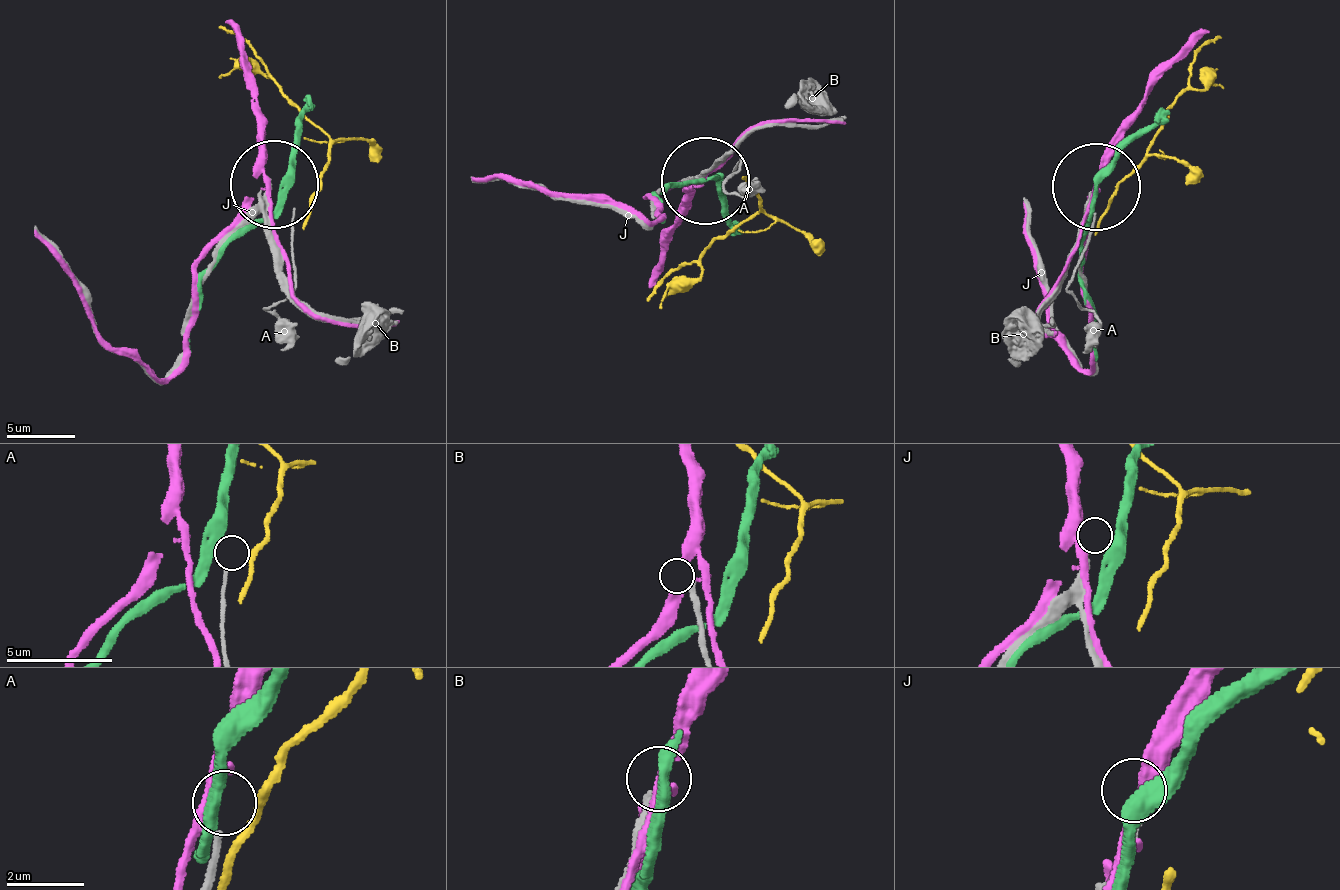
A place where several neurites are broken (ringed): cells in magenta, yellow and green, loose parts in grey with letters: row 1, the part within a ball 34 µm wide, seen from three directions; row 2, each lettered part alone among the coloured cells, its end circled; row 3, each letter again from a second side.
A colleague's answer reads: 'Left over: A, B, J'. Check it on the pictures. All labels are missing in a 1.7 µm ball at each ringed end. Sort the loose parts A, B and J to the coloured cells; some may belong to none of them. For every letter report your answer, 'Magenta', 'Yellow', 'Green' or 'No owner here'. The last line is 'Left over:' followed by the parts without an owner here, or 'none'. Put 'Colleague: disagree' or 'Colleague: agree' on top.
Colleague: agree
A: No owner here
B: No owner here
J: No owner here
Left over: A, B, J

